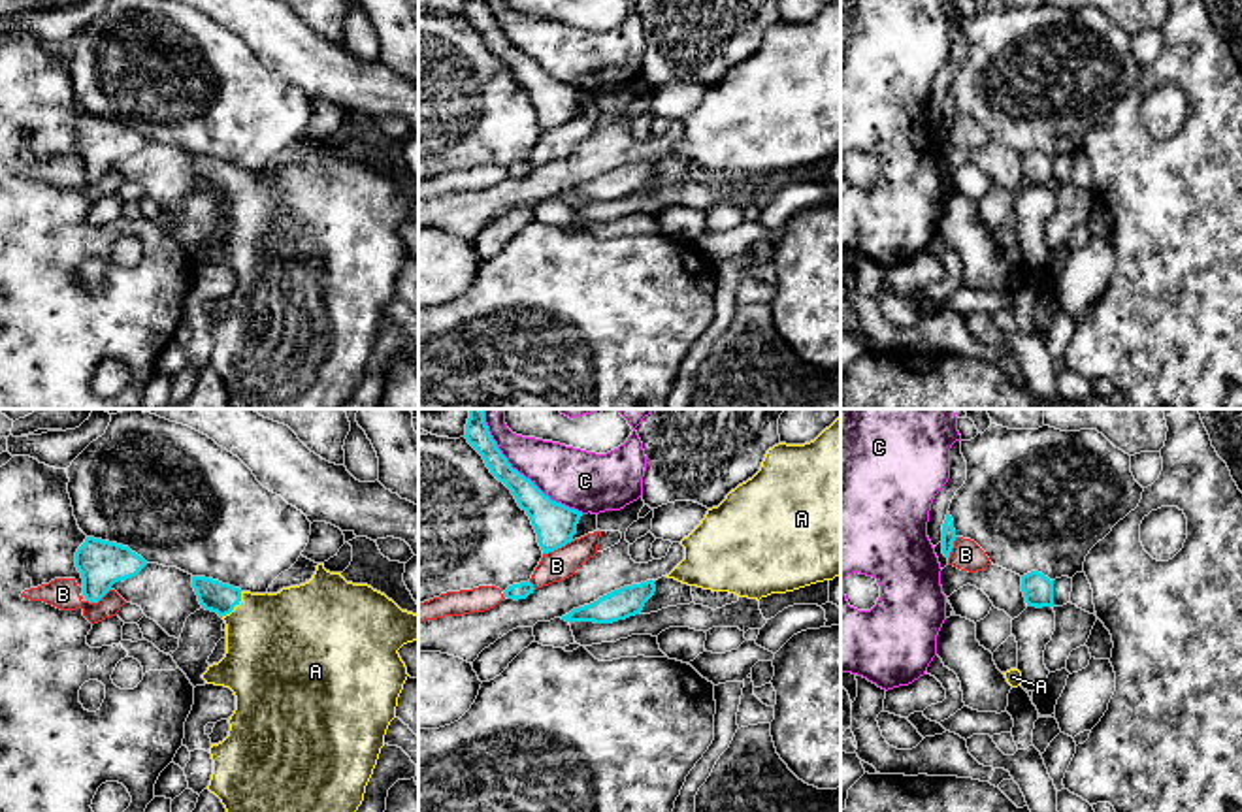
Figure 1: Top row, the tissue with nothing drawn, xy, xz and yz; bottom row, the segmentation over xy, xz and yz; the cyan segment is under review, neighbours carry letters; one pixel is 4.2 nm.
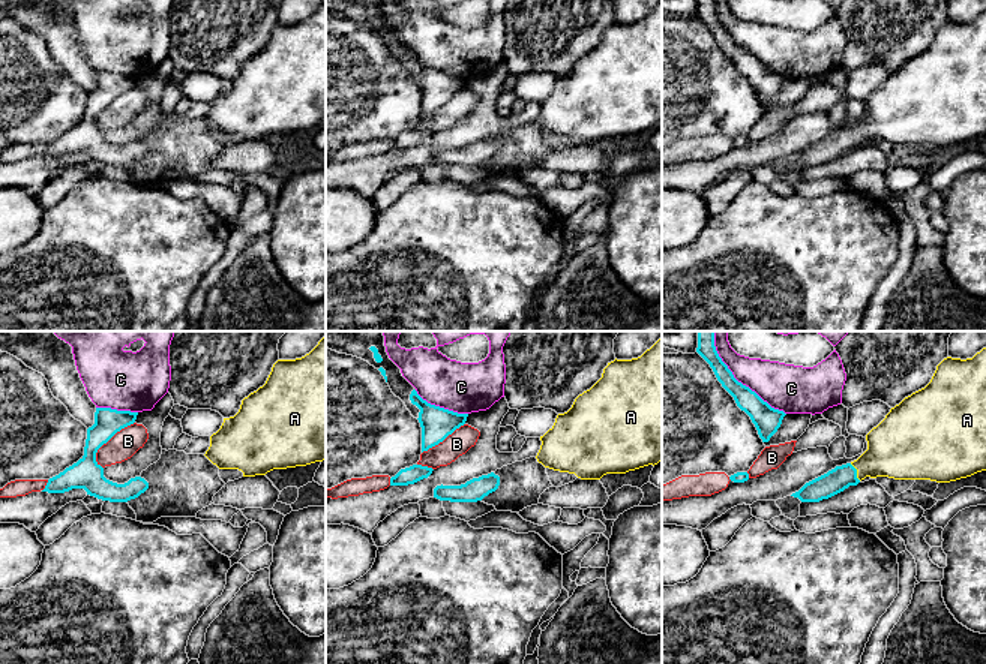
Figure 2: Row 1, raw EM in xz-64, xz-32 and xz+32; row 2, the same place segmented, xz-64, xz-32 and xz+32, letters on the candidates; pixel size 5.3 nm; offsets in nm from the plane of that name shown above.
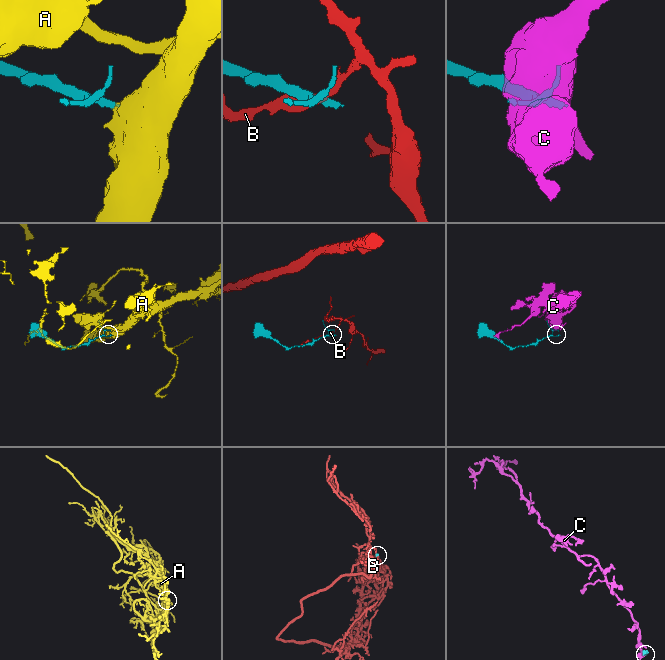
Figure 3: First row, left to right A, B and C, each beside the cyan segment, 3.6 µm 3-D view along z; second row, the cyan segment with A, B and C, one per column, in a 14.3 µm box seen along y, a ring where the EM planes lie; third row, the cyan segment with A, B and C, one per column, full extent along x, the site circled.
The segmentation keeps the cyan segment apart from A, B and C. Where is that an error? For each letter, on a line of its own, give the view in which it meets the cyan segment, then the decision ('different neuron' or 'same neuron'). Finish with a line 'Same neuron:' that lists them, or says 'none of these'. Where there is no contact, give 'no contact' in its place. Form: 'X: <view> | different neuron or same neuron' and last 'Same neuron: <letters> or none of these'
A: xy | same neuron
B: xz | different neuron
C: xz | different neuron
Same neuron: A

